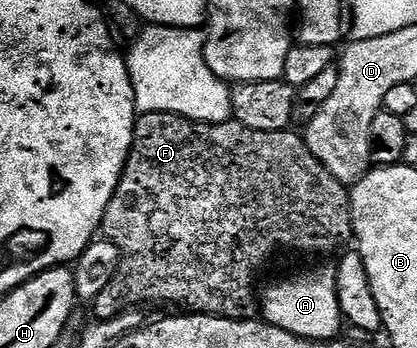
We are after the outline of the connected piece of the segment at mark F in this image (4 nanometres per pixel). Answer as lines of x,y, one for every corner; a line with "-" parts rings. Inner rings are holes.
151,112
140,113
133,126
133,145
129,156
125,160
125,168
117,183
115,194
111,202
107,202
105,217
101,220
100,231
107,239
121,251
121,261
117,267
115,278
91,302
93,316
98,320
110,320
120,312
136,309
137,304
178,304
178,309
188,310
202,316
222,316
232,320
251,320
259,312
259,288
257,292
257,271
276,254
277,248
290,248
293,252
302,252
305,256
317,256
320,252
333,252
340,244
354,239
353,235
353,202
351,192
344,184
340,184
311,154
305,145
304,135
293,133
293,130
284,132
264,132
251,130
251,126
243,126
237,120
230,119
222,124
205,124
175,113

